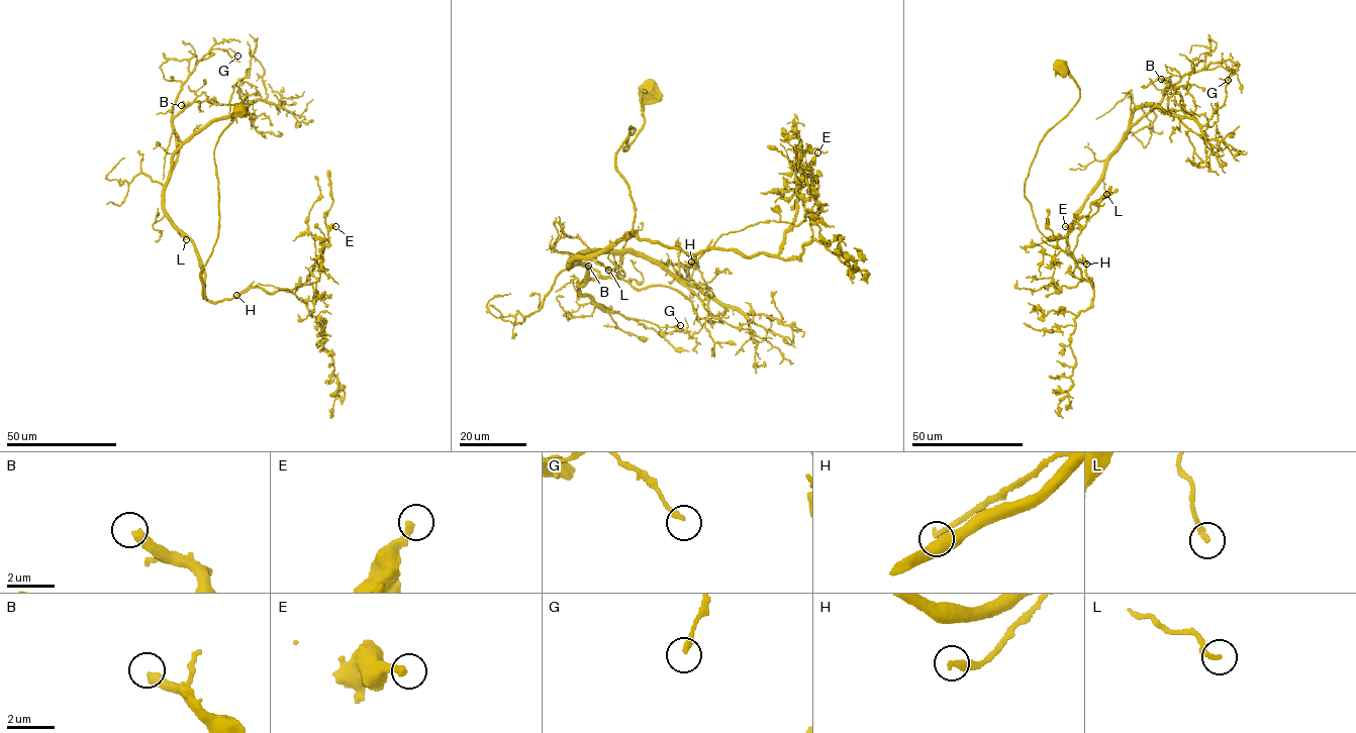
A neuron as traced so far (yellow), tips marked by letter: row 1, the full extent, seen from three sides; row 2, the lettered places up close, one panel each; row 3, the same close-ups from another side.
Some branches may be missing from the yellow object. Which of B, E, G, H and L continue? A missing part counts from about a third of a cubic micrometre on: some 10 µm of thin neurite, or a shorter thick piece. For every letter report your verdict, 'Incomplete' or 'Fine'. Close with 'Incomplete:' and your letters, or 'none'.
B: Fine
E: Incomplete
G: Fine
H: Incomplete
L: Fine
Incomplete: E, H

